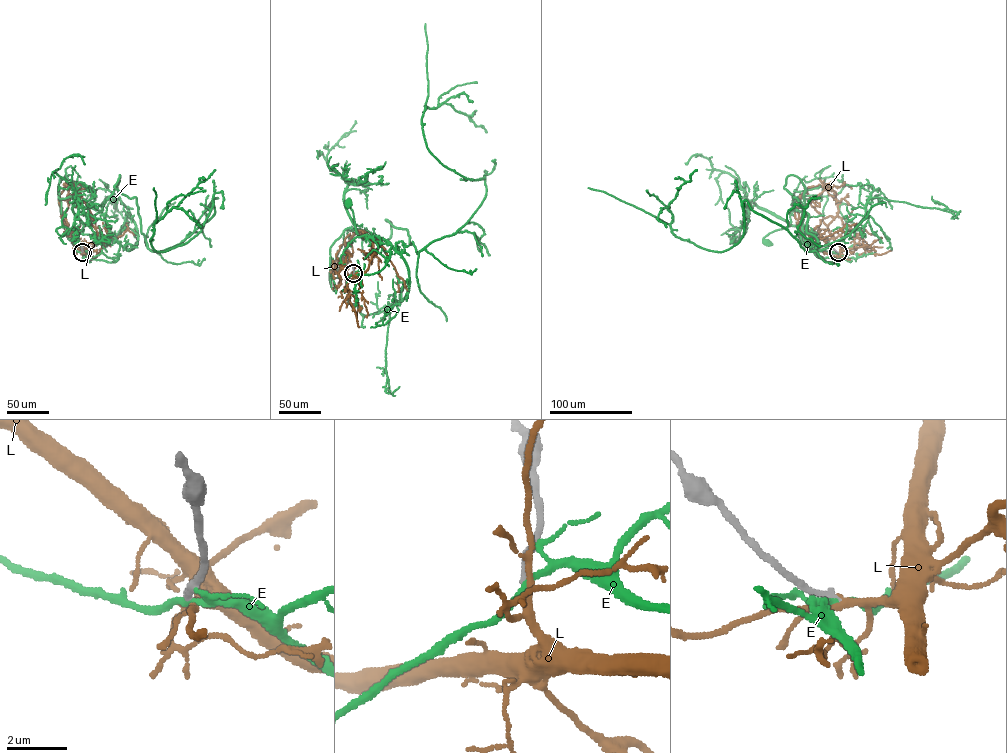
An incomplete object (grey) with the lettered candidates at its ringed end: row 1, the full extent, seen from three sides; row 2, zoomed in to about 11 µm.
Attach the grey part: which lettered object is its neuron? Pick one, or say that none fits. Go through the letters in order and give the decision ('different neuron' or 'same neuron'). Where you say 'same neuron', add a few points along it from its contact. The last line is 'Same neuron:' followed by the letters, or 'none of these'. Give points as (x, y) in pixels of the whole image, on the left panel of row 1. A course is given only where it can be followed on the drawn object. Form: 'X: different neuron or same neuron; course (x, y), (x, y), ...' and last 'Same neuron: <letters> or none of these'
E: different neuron
L: same neuron; course (82, 252), (68, 233), (58, 195), (65, 186), (69, 186), (74, 190), (75, 202), (80, 206), (79, 202)
Same neuron: L

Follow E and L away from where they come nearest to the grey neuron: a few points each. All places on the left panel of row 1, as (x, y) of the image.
E: (82, 252), (108, 262), (118, 258), (119, 244), (101, 212), (83, 226), (77, 243)
L: (82, 252), (68, 233), (58, 195), (65, 186), (69, 186), (74, 190), (75, 202), (80, 206), (79, 202)

